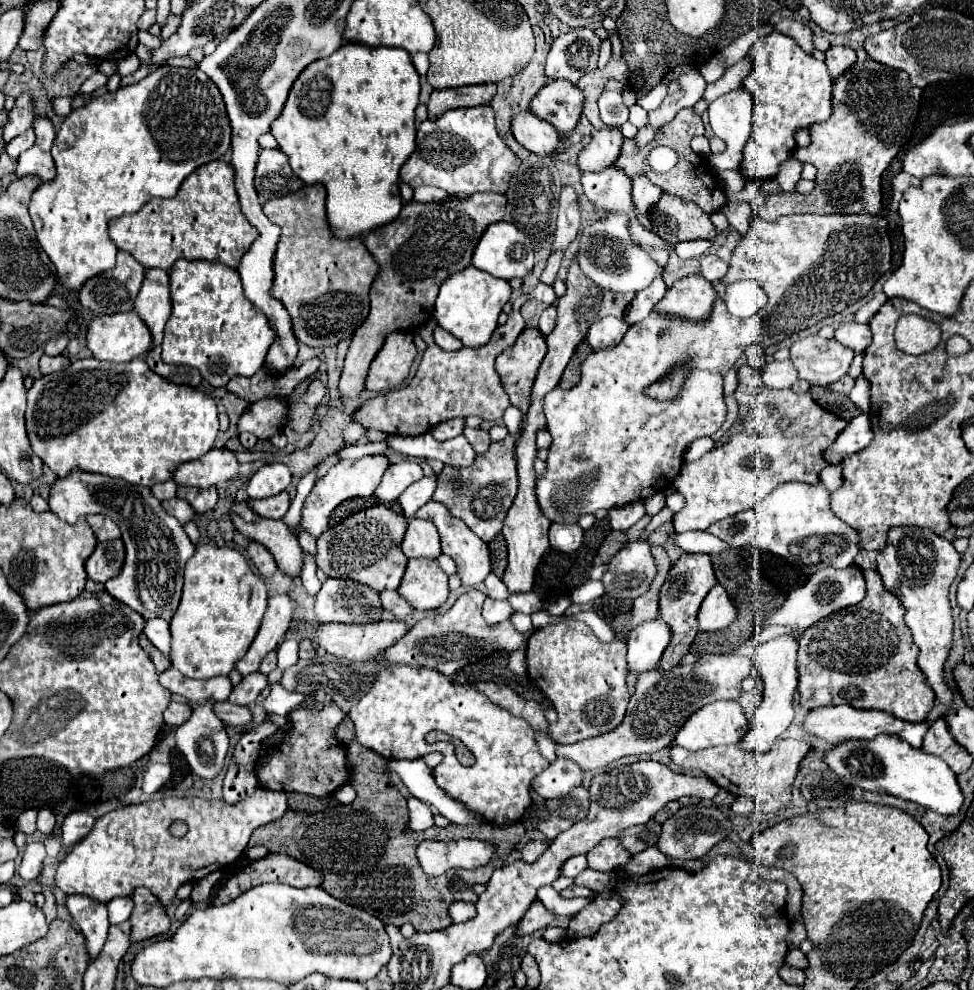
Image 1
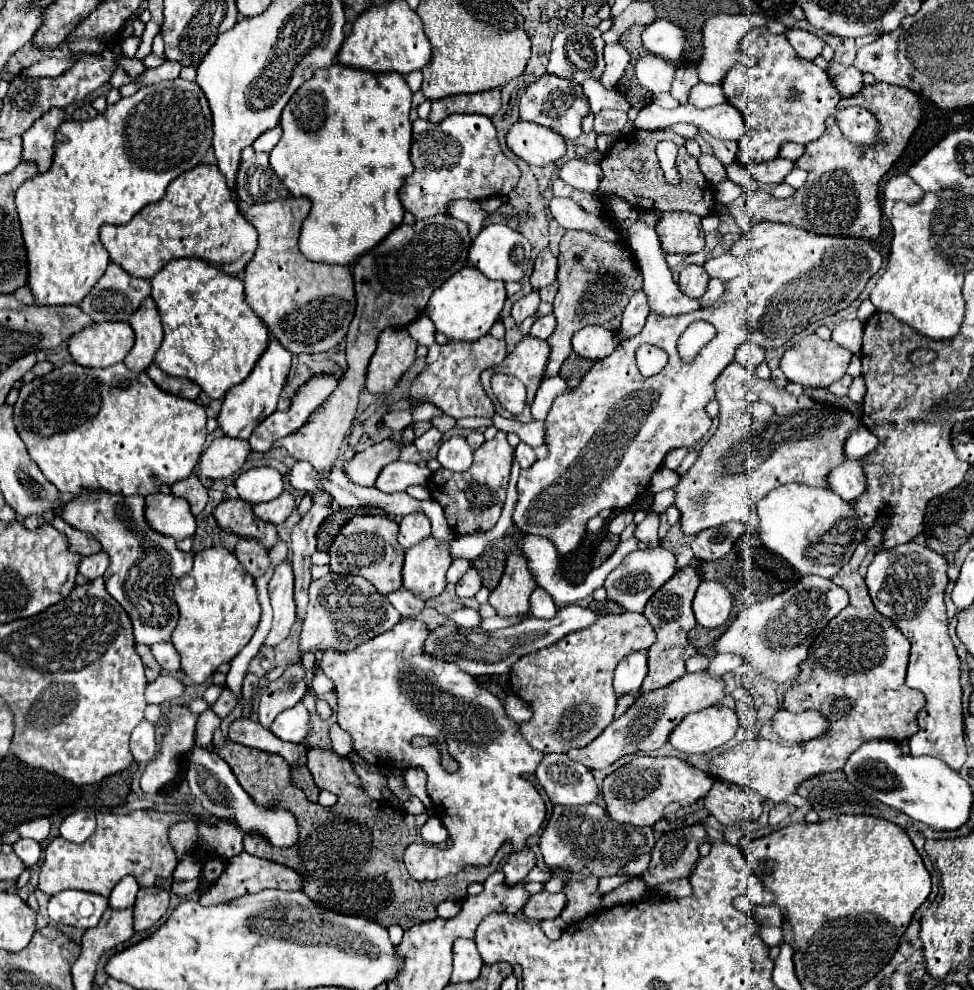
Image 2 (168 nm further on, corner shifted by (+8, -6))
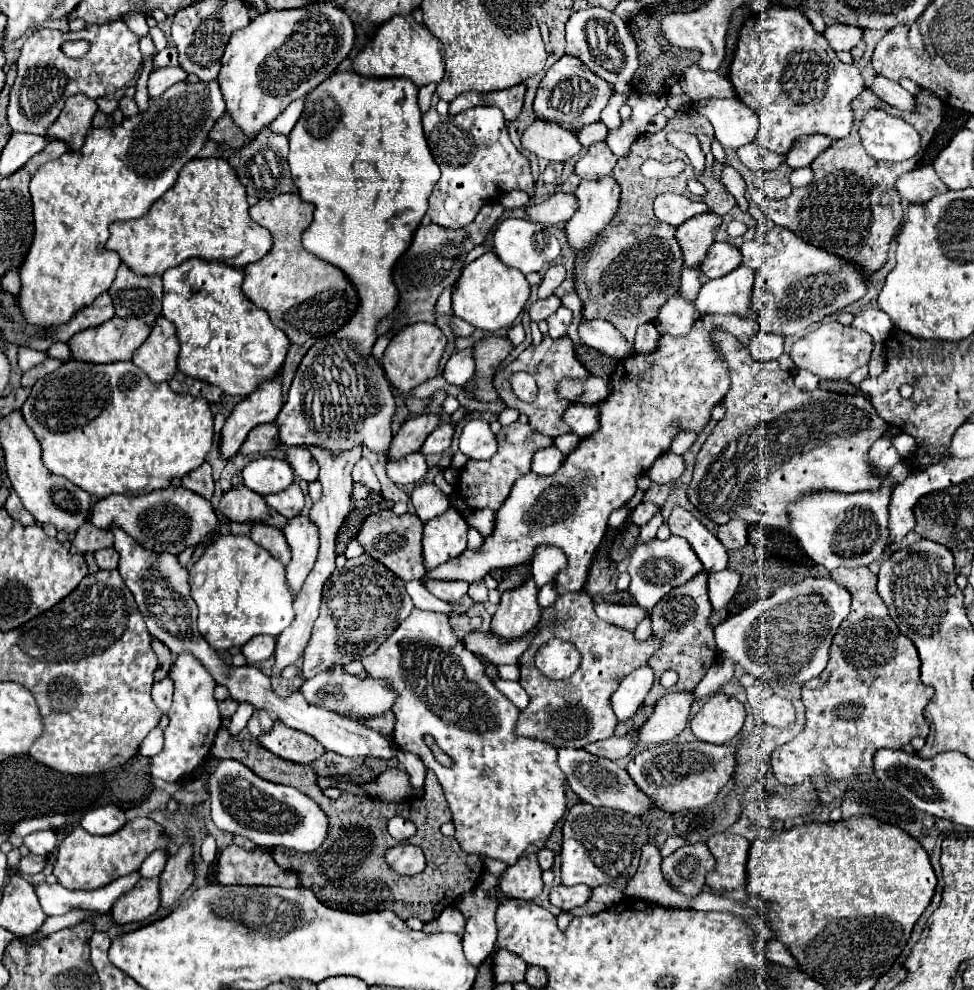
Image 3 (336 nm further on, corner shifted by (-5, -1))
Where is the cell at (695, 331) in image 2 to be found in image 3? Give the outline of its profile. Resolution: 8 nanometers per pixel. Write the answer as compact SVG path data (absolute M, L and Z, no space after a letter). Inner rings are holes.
M714 328L712 342L720 350L728 370L730 370L730 390L722 404L726 406L726 416L718 422L710 438L698 452L694 466L694 480L688 488L688 498L694 508L708 516L716 524L726 524L734 518L742 518L752 524L766 524L774 528L786 528L786 504L796 500L806 492L818 490L838 490L838 492L862 492L878 490L882 478L872 474L866 462L868 448L876 438L884 434L888 424L876 414L874 406L862 394L838 394L828 390L798 390L794 386L792 374L788 372L766 372L760 362L752 360L748 348L742 346L726 330Z

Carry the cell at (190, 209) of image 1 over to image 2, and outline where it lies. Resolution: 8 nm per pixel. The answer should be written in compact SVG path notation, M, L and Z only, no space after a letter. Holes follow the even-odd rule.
M205 163L173 179L167 187L165 197L159 203L143 207L127 225L103 225L99 229L99 237L103 247L109 251L113 263L123 267L129 275L143 279L151 279L169 261L181 257L197 257L213 267L219 267L229 275L241 275L243 267L253 259L257 249L257 229L241 215L237 201L233 199L233 193L227 187L225 177L217 169L217 165L205 165Z

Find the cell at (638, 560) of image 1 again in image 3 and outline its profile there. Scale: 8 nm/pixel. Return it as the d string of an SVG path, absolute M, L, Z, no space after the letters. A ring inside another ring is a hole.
M670 536L668 540L652 540L646 544L638 544L630 556L630 564L628 564L628 574L630 574L630 588L628 592L634 596L636 604L640 604L640 608L646 610L646 618L638 624L636 628L636 640L646 640L652 634L652 622L650 622L650 612L652 608L660 602L660 598L664 594L668 594L672 588L682 586L684 582L688 582L692 576L696 576L700 570L704 570L702 562L698 560L698 556L694 554L694 550L690 548L690 544L684 538L678 536Z

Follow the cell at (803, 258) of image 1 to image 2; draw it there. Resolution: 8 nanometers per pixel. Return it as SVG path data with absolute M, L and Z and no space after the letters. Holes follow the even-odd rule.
M767 221L757 223L749 235L743 235L731 247L731 253L749 263L749 269L735 281L725 283L727 295L723 295L715 307L697 309L695 313L679 315L675 319L655 319L655 315L649 315L639 335L621 341L613 355L597 361L587 371L577 389L555 399L545 419L549 455L547 459L535 461L529 469L521 471L517 481L519 497L511 519L519 533L547 537L551 543L555 543L561 557L575 551L585 537L589 519L597 517L603 509L623 509L631 505L649 489L651 475L661 467L671 449L691 447L709 431L711 417L707 415L705 407L715 397L713 381L735 359L735 349L741 343L753 341L765 349L785 345L793 335L801 333L811 323L847 309L881 267L881 255L869 241L815 235L799 231L791 225L775 225ZM699 319L709 321L717 329L717 335L701 349L697 359L687 365L677 353L677 339L693 321ZM643 343L657 345L669 353L669 363L653 377L643 377L635 363L635 351Z

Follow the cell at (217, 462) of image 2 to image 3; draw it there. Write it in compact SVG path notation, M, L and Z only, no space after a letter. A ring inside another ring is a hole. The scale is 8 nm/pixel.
M276 422L270 424L260 424L254 430L250 430L248 438L244 440L244 444L240 446L238 454L258 454L258 452L268 452L272 448L276 448L280 444L278 440L278 428Z

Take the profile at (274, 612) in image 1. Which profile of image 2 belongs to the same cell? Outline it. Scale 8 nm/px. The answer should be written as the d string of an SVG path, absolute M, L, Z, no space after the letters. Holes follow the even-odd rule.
M285 559L269 581L269 597L273 605L273 627L265 639L265 645L281 643L295 623L295 601L293 601L293 567Z

